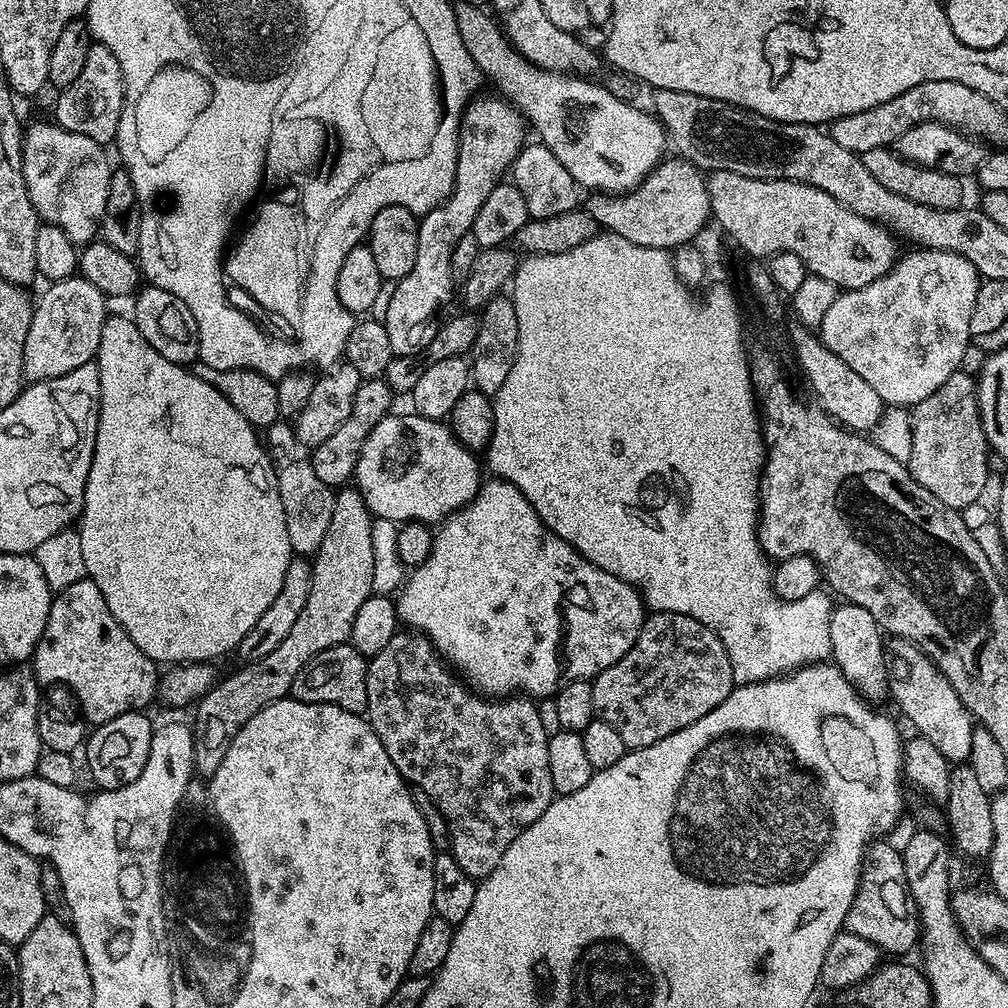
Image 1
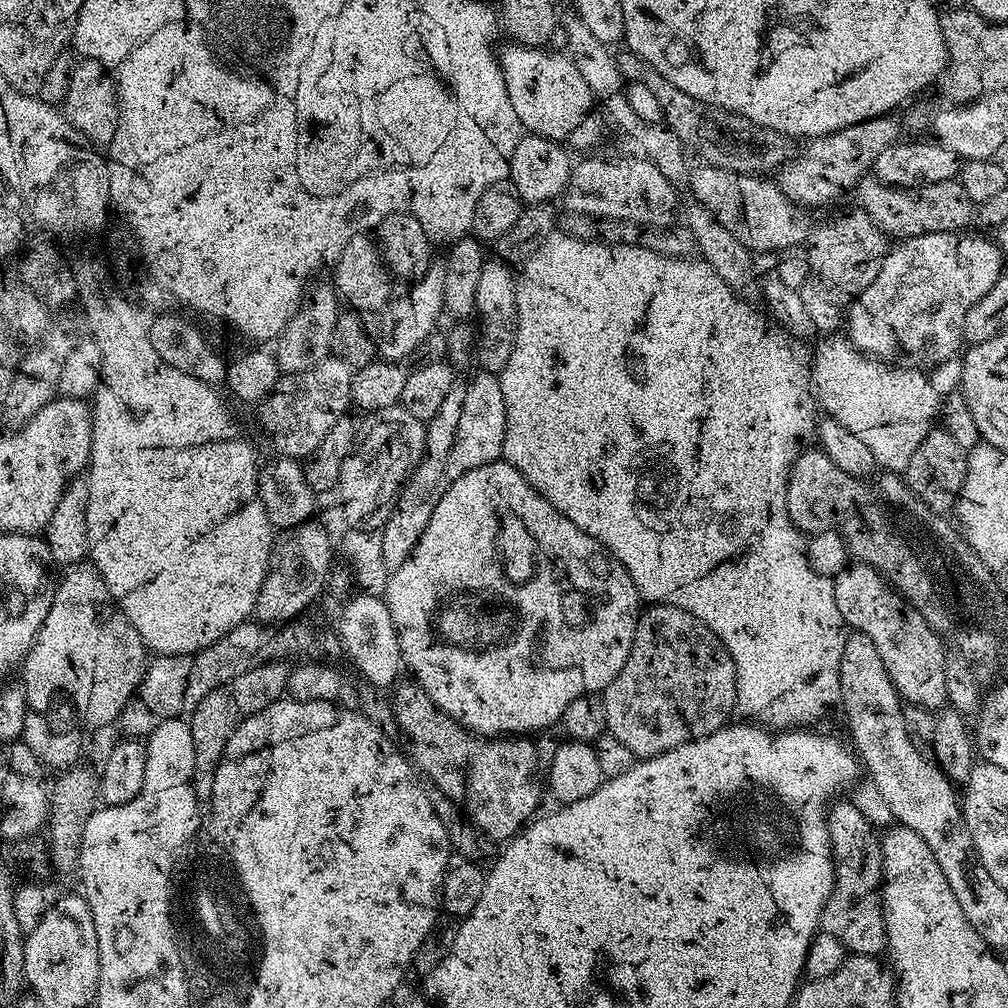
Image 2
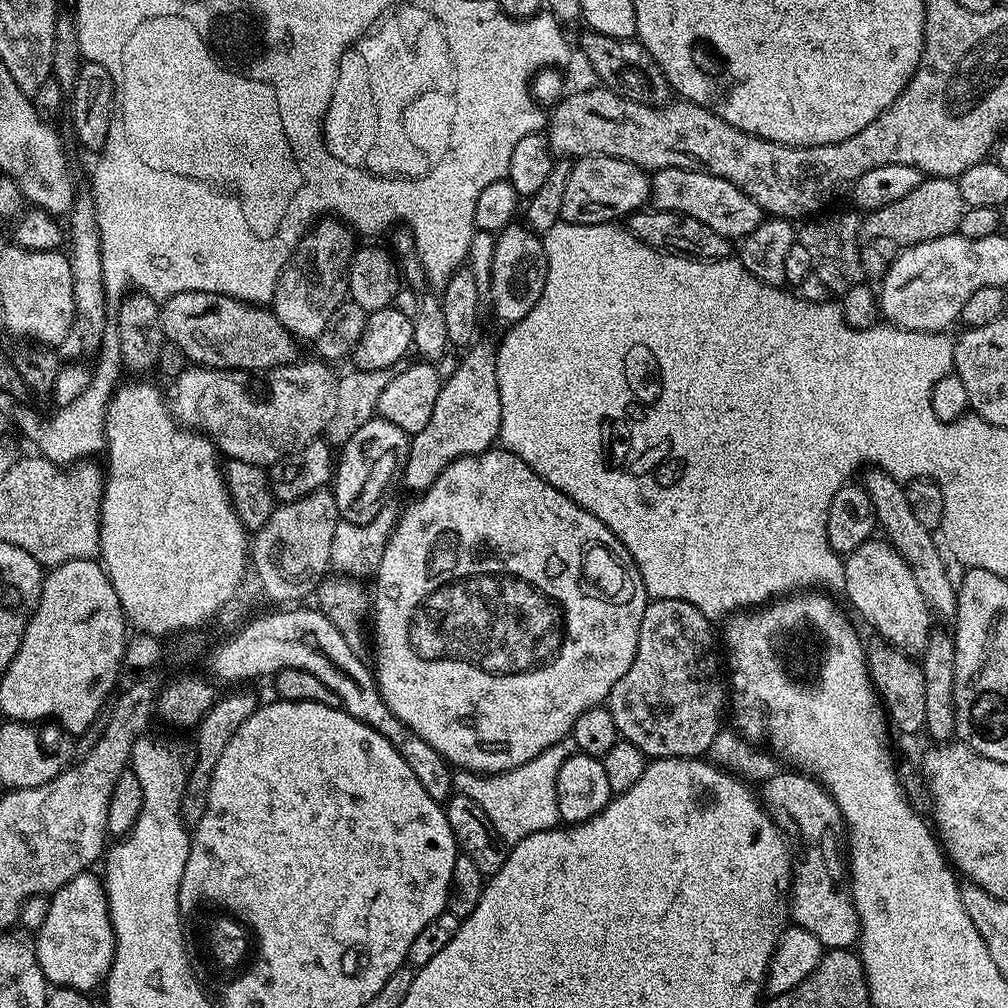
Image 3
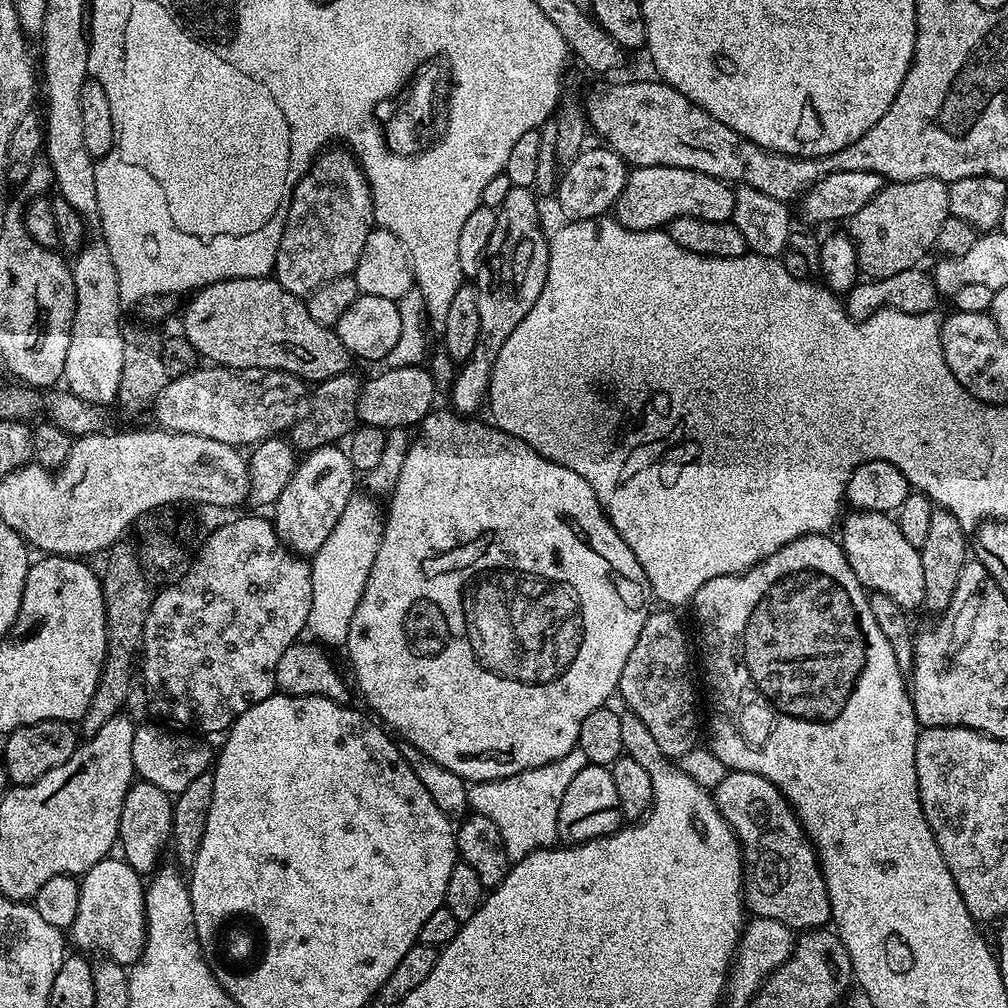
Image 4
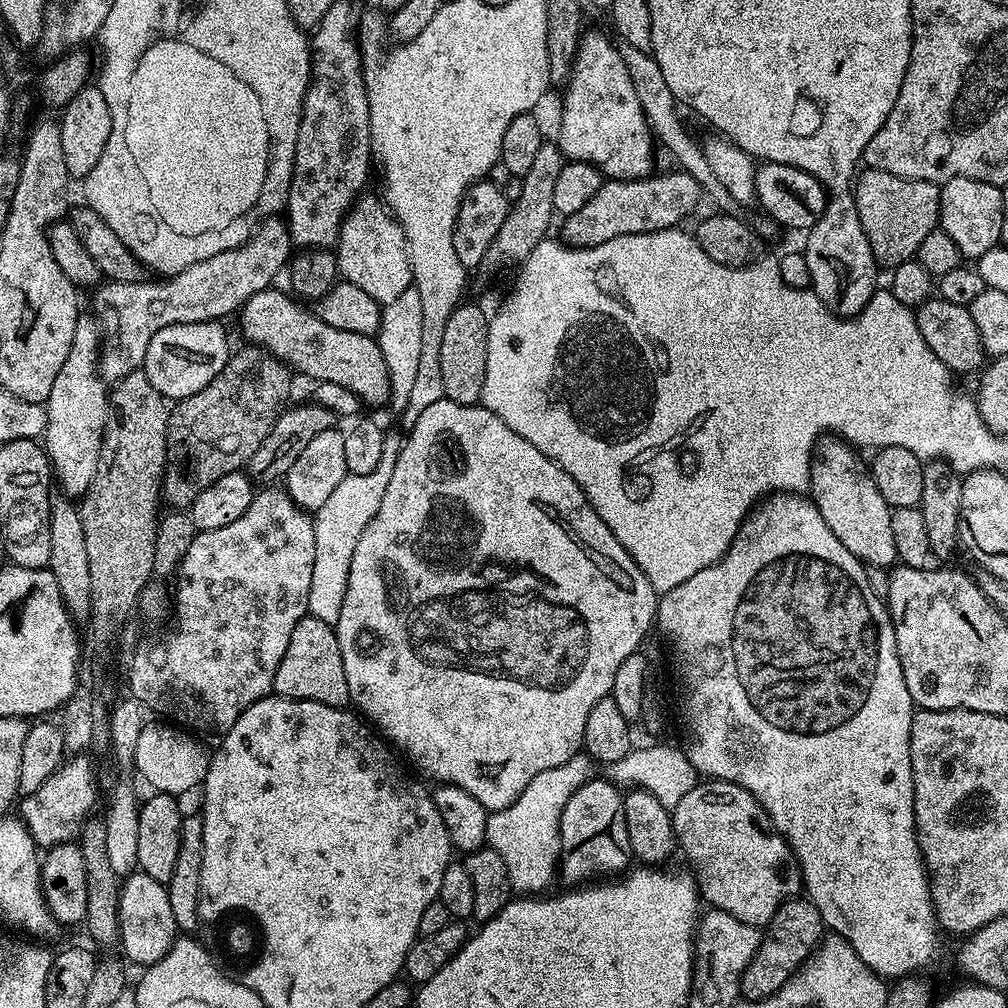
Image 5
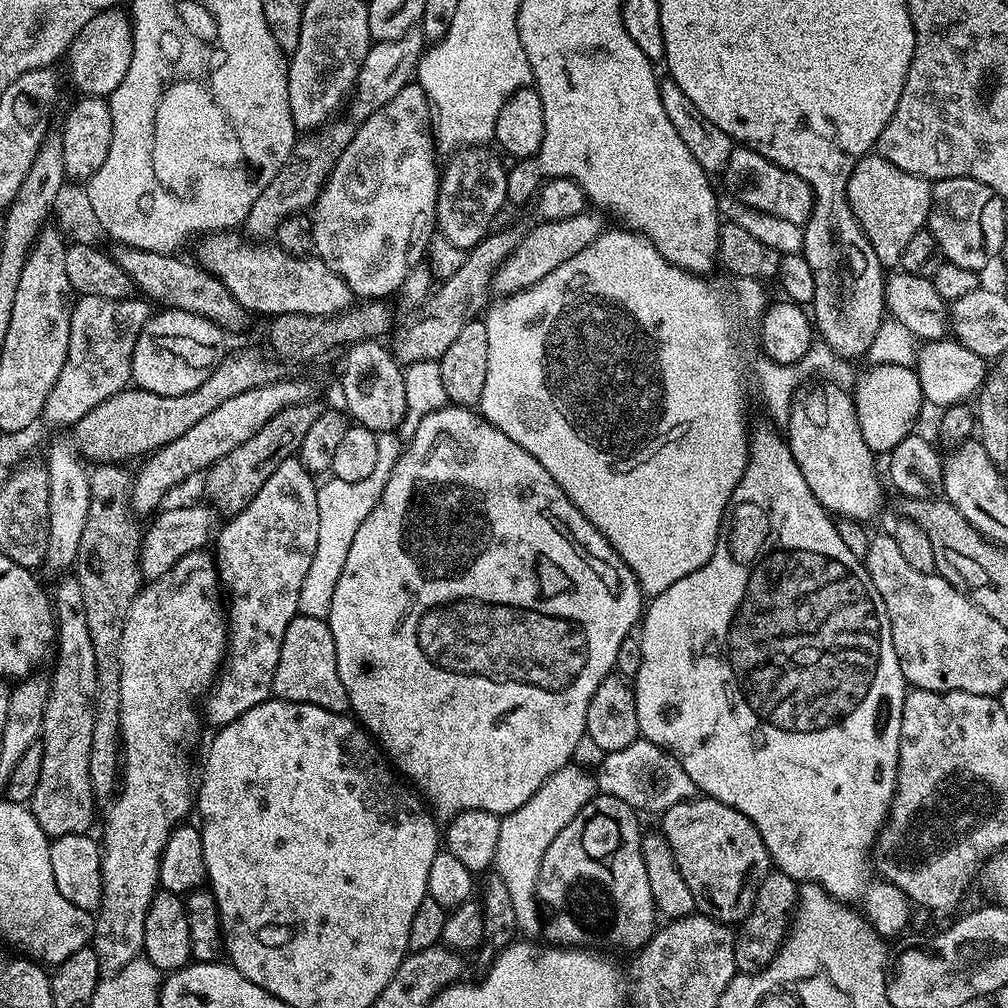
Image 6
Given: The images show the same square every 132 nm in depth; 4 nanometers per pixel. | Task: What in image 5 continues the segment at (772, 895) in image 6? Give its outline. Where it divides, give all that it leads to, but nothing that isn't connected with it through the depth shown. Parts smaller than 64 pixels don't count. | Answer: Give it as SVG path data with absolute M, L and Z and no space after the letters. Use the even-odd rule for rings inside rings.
M793 898L784 901L766 926L766 935L760 941L759 950L740 975L741 997L745 1000L770 998L770 994L777 992L801 968L805 960L815 953L825 935L824 919L811 900Z

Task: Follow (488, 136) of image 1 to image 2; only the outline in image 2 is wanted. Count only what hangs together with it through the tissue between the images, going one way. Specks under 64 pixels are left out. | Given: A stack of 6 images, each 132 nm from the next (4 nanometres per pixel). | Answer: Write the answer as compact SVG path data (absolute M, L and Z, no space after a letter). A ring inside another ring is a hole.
M440 262L433 264L426 270L421 280L411 285L409 292L397 295L388 301L382 309L378 320L378 356L382 360L401 360L406 358L427 336L437 331L440 316L445 315L444 295L444 265Z

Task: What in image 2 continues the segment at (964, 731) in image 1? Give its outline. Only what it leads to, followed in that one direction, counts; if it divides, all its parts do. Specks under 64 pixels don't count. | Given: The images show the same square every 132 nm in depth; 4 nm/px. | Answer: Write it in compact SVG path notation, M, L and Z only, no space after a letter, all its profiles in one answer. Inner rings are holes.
M849 563L834 577L834 602L838 602L838 614L842 614L845 625L866 634L866 638L874 642L901 701L927 710L945 707L948 699L945 641L928 625L926 618L922 618L920 611L889 585L877 568Z

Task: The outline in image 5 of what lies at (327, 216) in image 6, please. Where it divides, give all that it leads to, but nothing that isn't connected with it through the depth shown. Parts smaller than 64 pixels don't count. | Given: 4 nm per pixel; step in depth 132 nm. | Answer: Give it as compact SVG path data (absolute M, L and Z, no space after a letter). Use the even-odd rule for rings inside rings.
M361 195L353 204L352 209L348 211L348 215L344 217L340 227L340 236L334 245L336 266L339 275L347 283L358 286L358 290L366 290L366 294L370 294L370 298L374 298L383 306L394 302L404 290L413 287L412 263L408 257L408 239L404 237L404 231L400 229L400 224L396 221L395 216L388 211L379 195L368 195Z

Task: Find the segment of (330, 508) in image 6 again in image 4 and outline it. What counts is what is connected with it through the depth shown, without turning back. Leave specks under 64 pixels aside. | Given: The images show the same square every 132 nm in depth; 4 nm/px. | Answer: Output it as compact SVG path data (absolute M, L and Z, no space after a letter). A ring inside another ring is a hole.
M353 494L350 502L346 504L338 525L334 526L326 542L319 547L311 557L311 604L310 614L307 615L307 631L313 633L317 641L328 644L343 645L349 636L351 619L354 618L354 610L365 590L366 578L369 577L374 558L377 557L378 548L381 546L382 534L384 533L383 517L377 515L374 501L367 495Z

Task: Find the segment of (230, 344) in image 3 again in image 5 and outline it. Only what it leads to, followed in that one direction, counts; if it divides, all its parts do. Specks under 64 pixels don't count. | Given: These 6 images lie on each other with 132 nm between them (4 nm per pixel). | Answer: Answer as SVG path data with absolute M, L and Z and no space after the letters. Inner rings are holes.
M264 288L250 297L240 309L238 319L248 339L245 341L263 348L289 369L297 368L312 382L338 382L338 386L346 386L346 390L353 392L365 405L387 405L391 394L390 372L377 341L366 334L326 326L326 322L322 322L322 318L318 318L311 307L305 306L287 291L279 292L278 288Z

